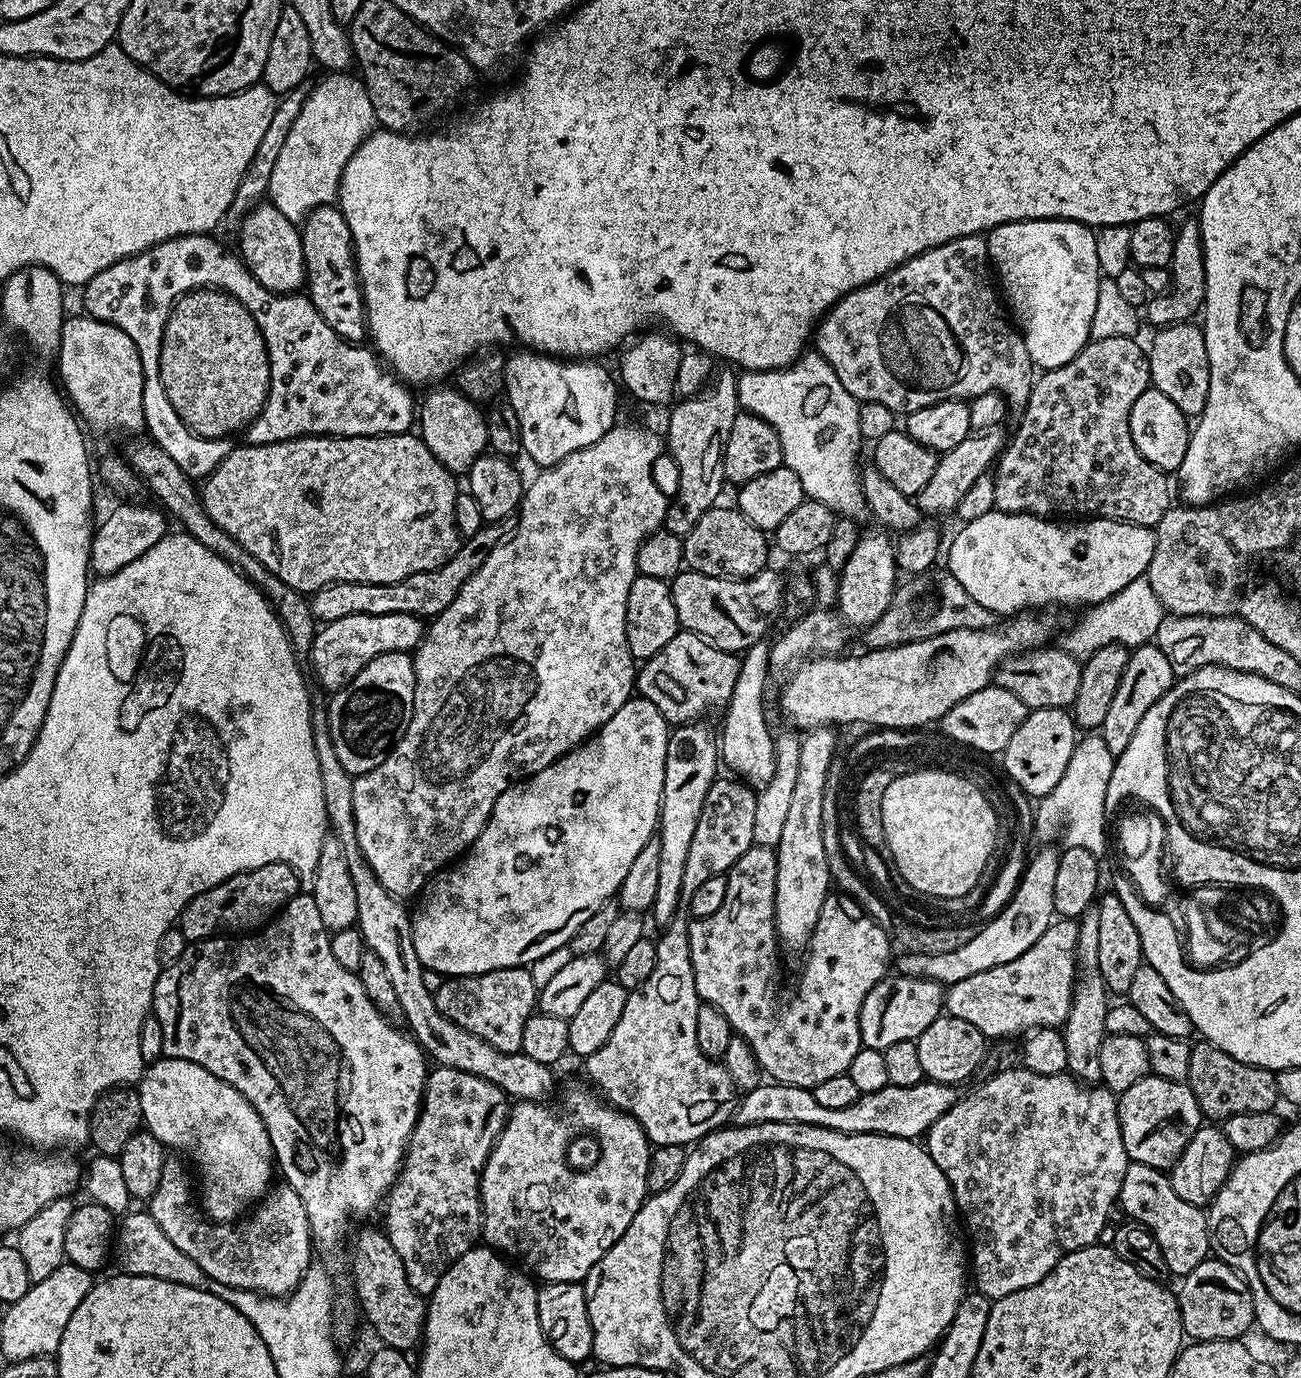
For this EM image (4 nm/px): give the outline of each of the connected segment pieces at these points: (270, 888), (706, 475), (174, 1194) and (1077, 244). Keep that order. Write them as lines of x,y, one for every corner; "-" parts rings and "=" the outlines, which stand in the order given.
270,862
266,866
234,874
210,890
197,894
182,910
178,927
190,942
209,940
211,936
251,934
263,928
301,892
300,879
289,864
=
717,371
711,381
696,396
681,399
680,405
668,416
666,448
672,451
680,467
680,504
673,503
664,519
663,531
684,537
706,514
706,510
717,507
720,491
726,488
724,479
724,443
730,438
730,426
740,408
736,382
737,373
=
168,1158
162,1166
158,1188
147,1201
146,1211
163,1234
201,1267
209,1281
284,1298
300,1285
301,1278
313,1263
314,1241
302,1198
294,1194
288,1183
278,1184
269,1187
263,1201
243,1218
235,1222
213,1222
202,1211
194,1195
194,1184
192,1188
188,1181
187,1170
174,1158
=
1019,220
999,224
987,233
986,239
988,259
991,267
996,267
995,279
1023,335
1033,365
1040,370
1066,366
1066,362
1070,362
1070,358
1074,358
1088,343
1094,305
1098,303
1102,273
1098,266
1098,253
1094,250
1095,231
1076,220

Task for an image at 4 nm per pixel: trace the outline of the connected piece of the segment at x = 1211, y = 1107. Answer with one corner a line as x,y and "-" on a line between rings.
1207,1042
1192,1044
1190,1054
1190,1074
1187,1085
1194,1094
1194,1098
1200,1104
1201,1117
1212,1122
1222,1122
1234,1114
1243,1112
1267,1112
1270,1104
1267,1104
1268,1088
1264,1085
1264,1079
1269,1079
1269,1069
1259,1068
1253,1064
1242,1062
1230,1054
1226,1054
1221,1048
1215,1048

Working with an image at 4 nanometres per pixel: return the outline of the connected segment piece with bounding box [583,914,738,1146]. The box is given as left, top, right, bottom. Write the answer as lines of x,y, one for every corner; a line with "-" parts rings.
677,914
673,916
667,924
663,925
661,932
664,933
658,936
656,940
656,953
658,954
658,958
654,961
654,970
640,986
629,991
626,1010
622,1010
622,1018
618,1018
618,1026
614,1026
614,1034
610,1034
610,1038
606,1038
606,1046
594,1050
594,1054
590,1054
583,1061
584,1072
592,1079
593,1085
591,1084
591,1087
595,1089
607,1103
611,1104
613,1108
618,1108
620,1111
626,1112
628,1115
634,1117
634,1119
640,1123
642,1130
653,1145
695,1145
703,1136
709,1136
712,1132
725,1127
725,1125
735,1117
736,1105
738,1103
738,1091
730,1078
730,1074
728,1074
727,1070
724,1068
723,1063
718,1060
711,1060
710,1057
702,1054
702,1050
698,1050
698,1037
694,1034
694,1025
698,1023
698,1010
700,1009
702,1001
700,996
696,993
696,987
694,986
694,966
690,962
689,923
690,920
687,915

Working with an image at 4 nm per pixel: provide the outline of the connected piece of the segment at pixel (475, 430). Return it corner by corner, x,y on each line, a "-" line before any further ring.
436,386
418,408
418,435
424,445
453,474
467,473
488,448
488,421
481,405
466,398
455,387

